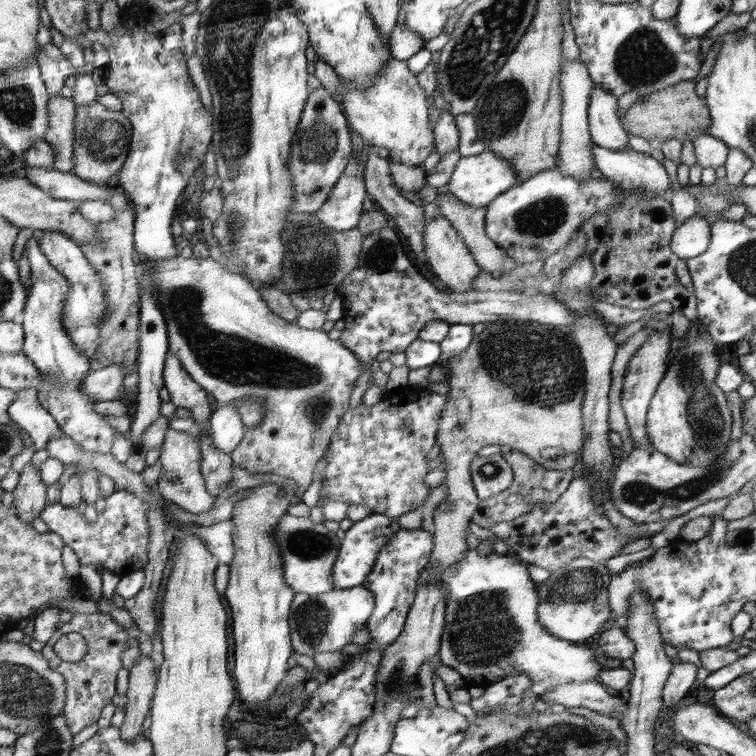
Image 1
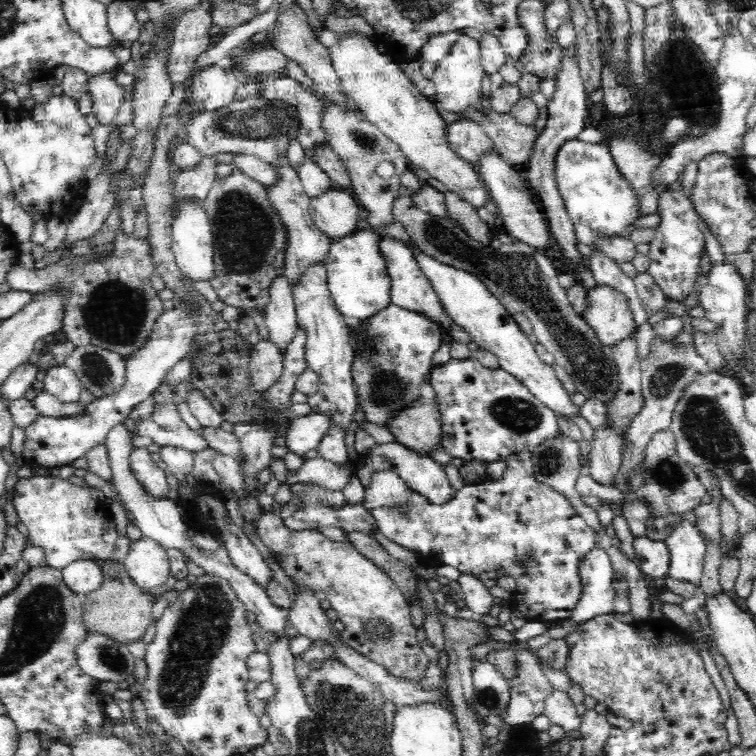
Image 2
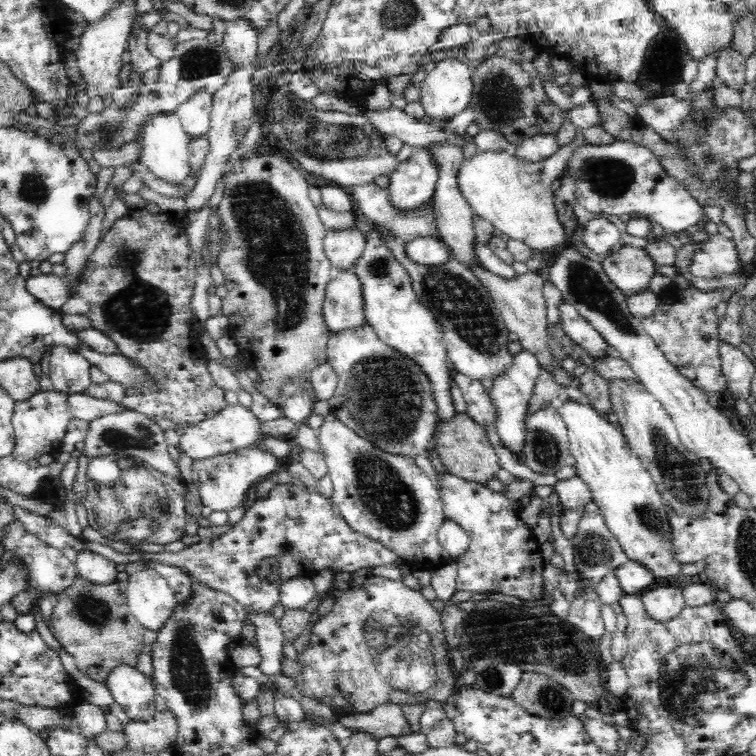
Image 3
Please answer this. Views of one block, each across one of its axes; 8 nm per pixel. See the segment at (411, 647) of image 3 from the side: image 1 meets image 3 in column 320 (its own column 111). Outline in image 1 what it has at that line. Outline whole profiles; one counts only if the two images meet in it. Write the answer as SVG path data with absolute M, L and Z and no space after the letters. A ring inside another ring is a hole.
M102 611L89 615L73 613L72 616L72 620L68 624L64 624L64 629L57 631L46 644L45 655L51 661L51 667L65 676L67 698L63 714L70 732L75 735L84 730L86 726L97 722L102 708L112 703L112 697L116 693L116 674L122 668L120 656L128 648L126 642L130 640L130 636L126 634L126 630L120 624L114 622L114 618L102 614ZM69 632L78 632L87 643L87 653L78 662L62 660L53 649L63 634Z

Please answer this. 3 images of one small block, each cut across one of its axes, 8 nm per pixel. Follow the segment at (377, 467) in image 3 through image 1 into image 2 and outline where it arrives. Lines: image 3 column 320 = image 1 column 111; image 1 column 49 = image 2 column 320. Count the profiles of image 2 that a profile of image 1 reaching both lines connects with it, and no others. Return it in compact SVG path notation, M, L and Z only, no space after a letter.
M323 261L306 266L293 283L293 300L295 302L297 326L305 332L305 359L319 378L319 385L314 394L307 395L311 410L319 413L334 414L332 425L340 425L347 432L352 424L352 414L356 410L356 391L352 376L354 350L350 346L349 323L336 308L327 286L327 270Z

